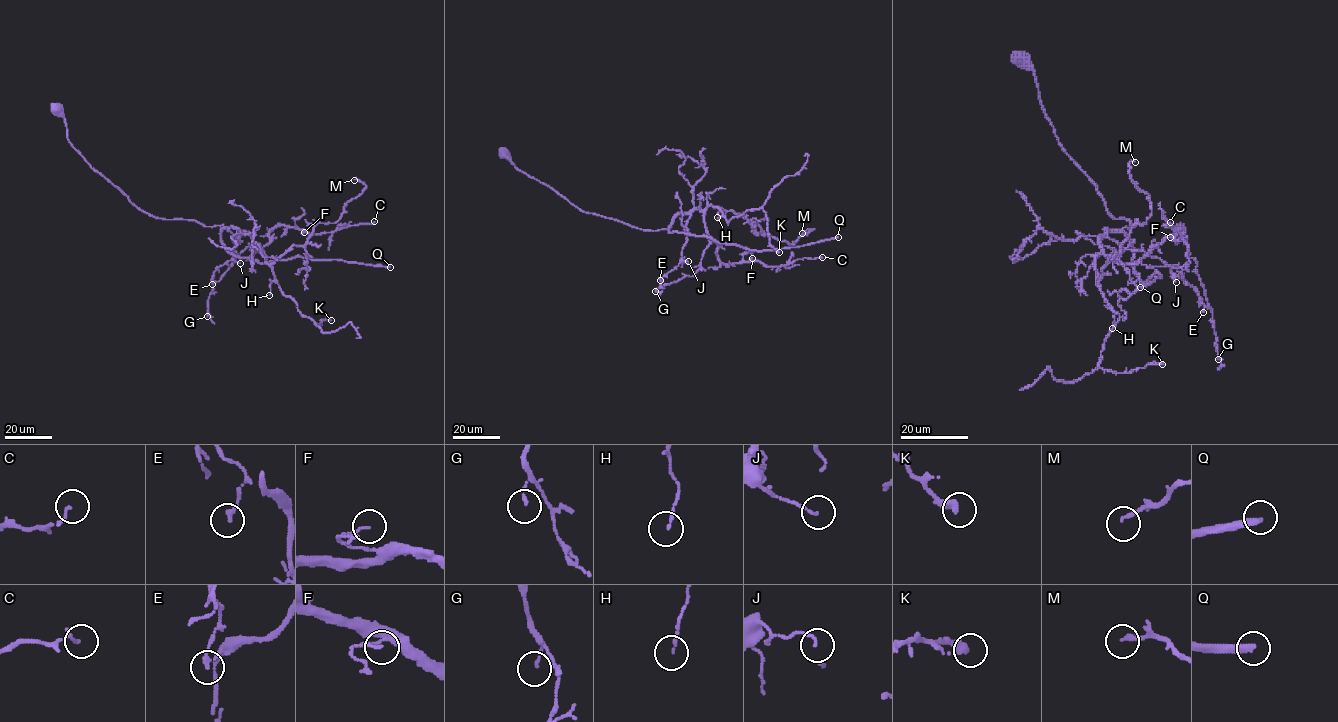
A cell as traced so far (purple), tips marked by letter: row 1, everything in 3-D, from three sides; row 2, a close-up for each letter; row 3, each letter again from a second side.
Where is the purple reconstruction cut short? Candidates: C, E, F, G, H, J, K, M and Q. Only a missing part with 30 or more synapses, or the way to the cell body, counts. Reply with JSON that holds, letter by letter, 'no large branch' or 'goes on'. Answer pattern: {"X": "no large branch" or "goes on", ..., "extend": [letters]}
{"C": "no large branch", "E": "no large branch", "F": "no large branch", "G": "no large branch", "H": "no large branch", "J": "no large branch", "K": "no large branch", "M": "no large branch", "Q": "goes on", "extend": ["Q"]}

